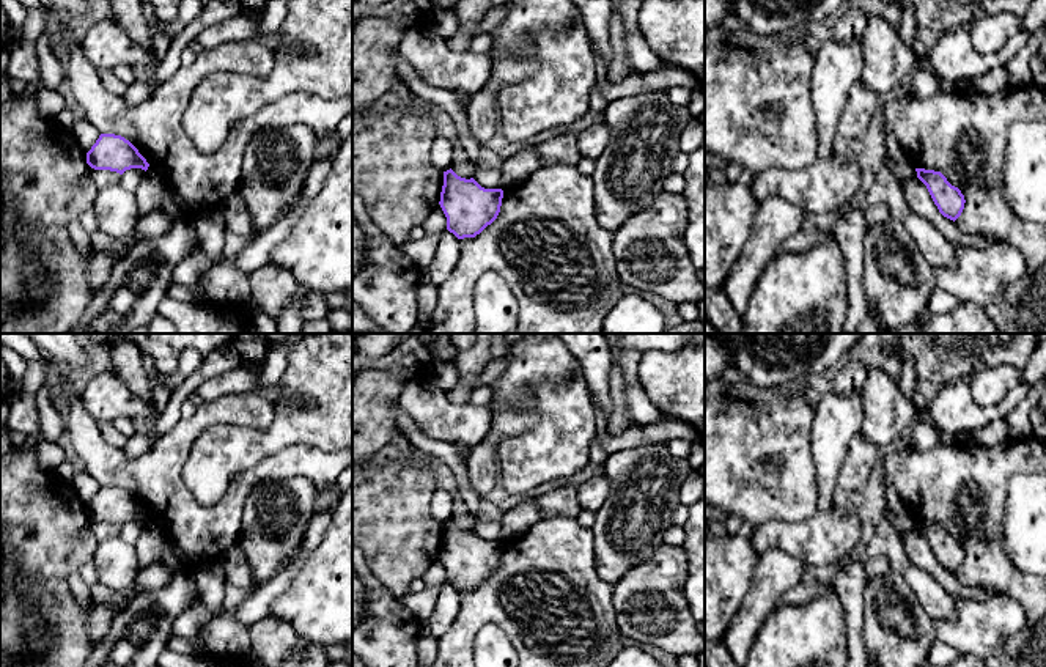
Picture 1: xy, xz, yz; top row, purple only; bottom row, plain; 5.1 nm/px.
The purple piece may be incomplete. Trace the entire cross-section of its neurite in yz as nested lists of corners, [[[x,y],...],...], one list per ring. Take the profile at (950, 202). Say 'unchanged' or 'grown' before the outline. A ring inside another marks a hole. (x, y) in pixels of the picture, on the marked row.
unchanged | [[[915,168],[917,178],[926,186],[939,212],[956,220],[964,209],[964,195],[955,186],[952,186],[941,171]]]

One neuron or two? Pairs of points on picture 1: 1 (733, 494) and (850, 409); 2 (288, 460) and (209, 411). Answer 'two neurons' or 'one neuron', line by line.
1: two neurons
2: one neuron

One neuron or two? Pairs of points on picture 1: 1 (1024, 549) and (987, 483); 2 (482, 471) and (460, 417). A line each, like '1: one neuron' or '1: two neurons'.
1: two neurons
2: two neurons

